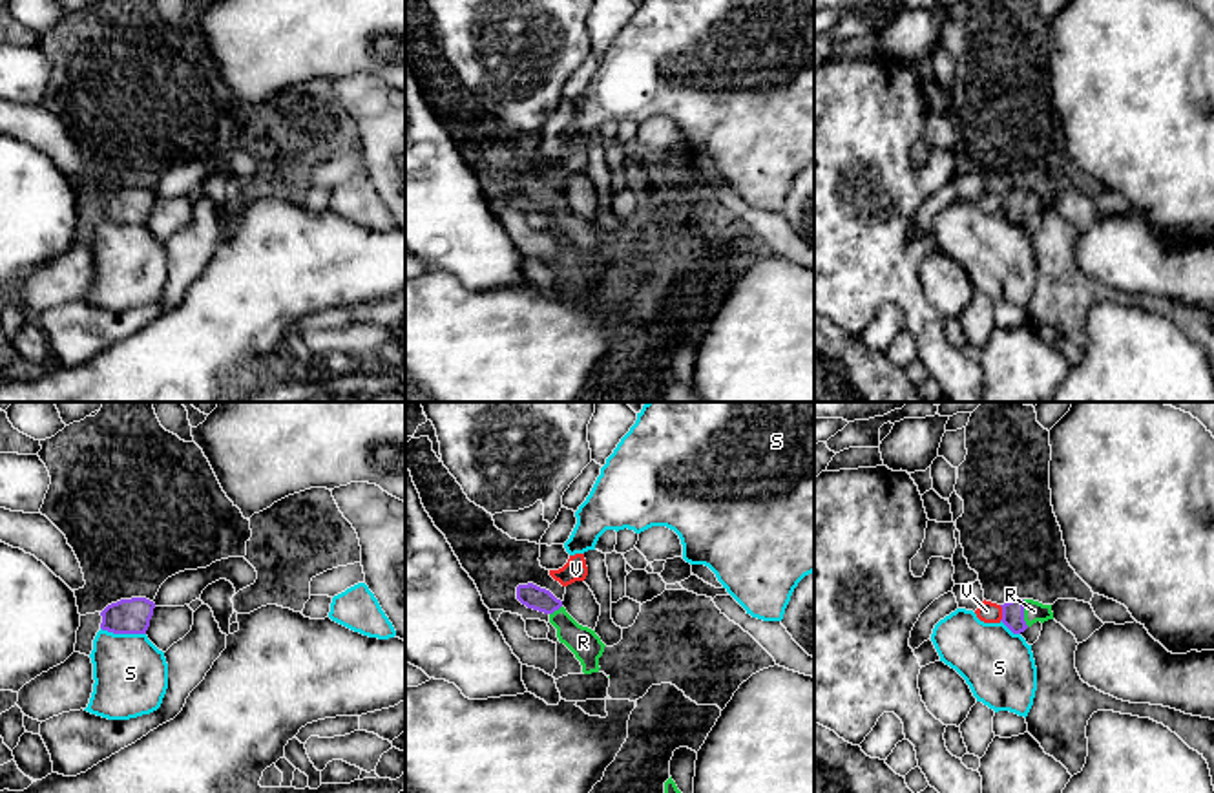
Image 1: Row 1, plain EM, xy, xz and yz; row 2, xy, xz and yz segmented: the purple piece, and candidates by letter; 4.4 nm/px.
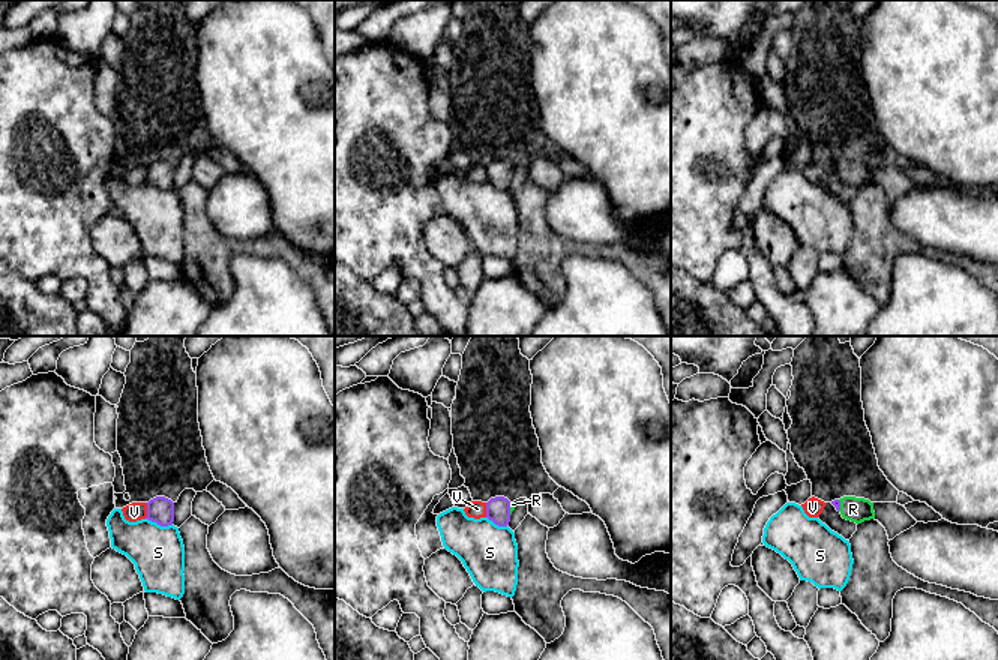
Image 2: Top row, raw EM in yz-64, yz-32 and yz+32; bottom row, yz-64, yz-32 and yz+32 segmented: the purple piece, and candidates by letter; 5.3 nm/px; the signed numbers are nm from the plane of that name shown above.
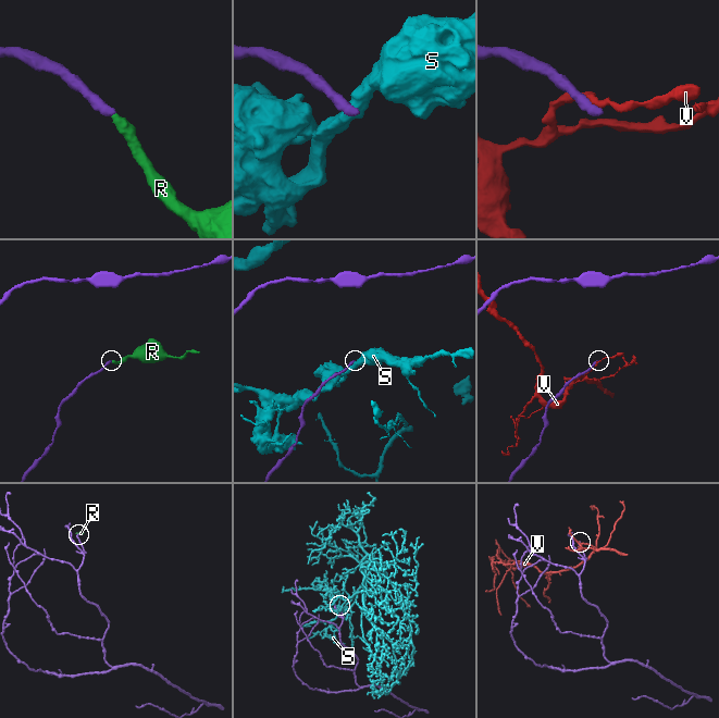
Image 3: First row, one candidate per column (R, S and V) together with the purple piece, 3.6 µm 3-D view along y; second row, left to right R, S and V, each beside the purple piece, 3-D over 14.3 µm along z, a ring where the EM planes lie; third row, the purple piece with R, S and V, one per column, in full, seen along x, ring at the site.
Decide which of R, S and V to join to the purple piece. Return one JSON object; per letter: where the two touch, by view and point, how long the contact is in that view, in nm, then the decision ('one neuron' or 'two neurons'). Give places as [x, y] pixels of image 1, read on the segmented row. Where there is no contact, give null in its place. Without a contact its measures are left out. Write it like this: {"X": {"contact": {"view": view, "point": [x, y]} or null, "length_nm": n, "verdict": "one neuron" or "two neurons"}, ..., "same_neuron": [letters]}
{"R": {"contact": {"view": "yz", "point": [1023, 613]}, "length_nm": 120, "verdict": "one neuron"}, "S": {"contact": {"view": "xy", "point": [123, 633]}, "length_nm": 200, "verdict": "two neurons"}, "V": {"contact": {"view": "yz", "point": [1003, 613]}, "length_nm": 70, "verdict": "two neurons"}, "same_neuron": ["R"]}

